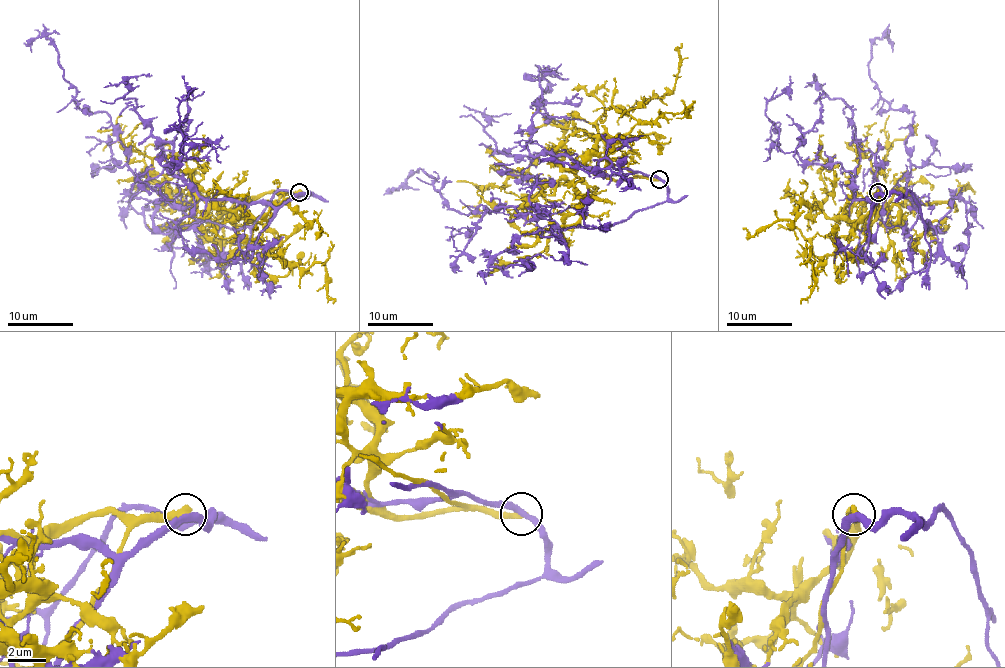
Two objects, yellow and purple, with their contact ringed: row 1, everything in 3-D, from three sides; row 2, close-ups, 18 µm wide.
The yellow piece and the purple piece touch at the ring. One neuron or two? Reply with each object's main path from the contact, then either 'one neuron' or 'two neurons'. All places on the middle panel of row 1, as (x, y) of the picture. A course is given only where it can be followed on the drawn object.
yellow via (658, 179), (606, 179), (584, 166), (576, 182), (558, 179), (525, 207), (550, 217), (548, 245), (484, 274) | purple via (658, 179), (666, 187), (663, 202), (586, 228), (561, 228), (512, 205), (453, 210), (423, 169), (390, 192) | two neurons

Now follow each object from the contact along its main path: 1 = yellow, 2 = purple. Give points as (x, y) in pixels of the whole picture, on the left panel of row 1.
1: (299, 192), (254, 195), (220, 223), (216, 208), (175, 190), (170, 203), (193, 203), (159, 189), (124, 194)
2: (299, 192), (279, 190), (248, 226), (185, 215), (129, 167), (110, 116), (78, 106), (50, 39), (31, 52)

